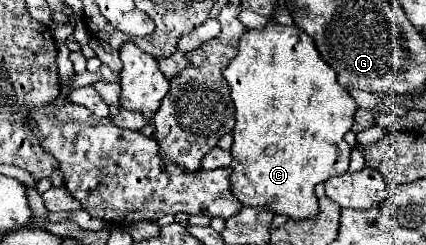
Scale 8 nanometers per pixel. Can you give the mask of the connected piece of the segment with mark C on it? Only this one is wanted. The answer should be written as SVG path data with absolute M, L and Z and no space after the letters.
M275 18L263 30L247 30L241 36L239 54L225 68L223 76L229 82L237 110L229 190L233 190L243 206L261 206L273 214L289 216L295 222L313 218L319 212L315 186L349 168L351 146L345 142L345 134L351 130L357 110L353 96L337 84L335 70L325 66L323 58L319 58L313 40L301 28L281 26Z

